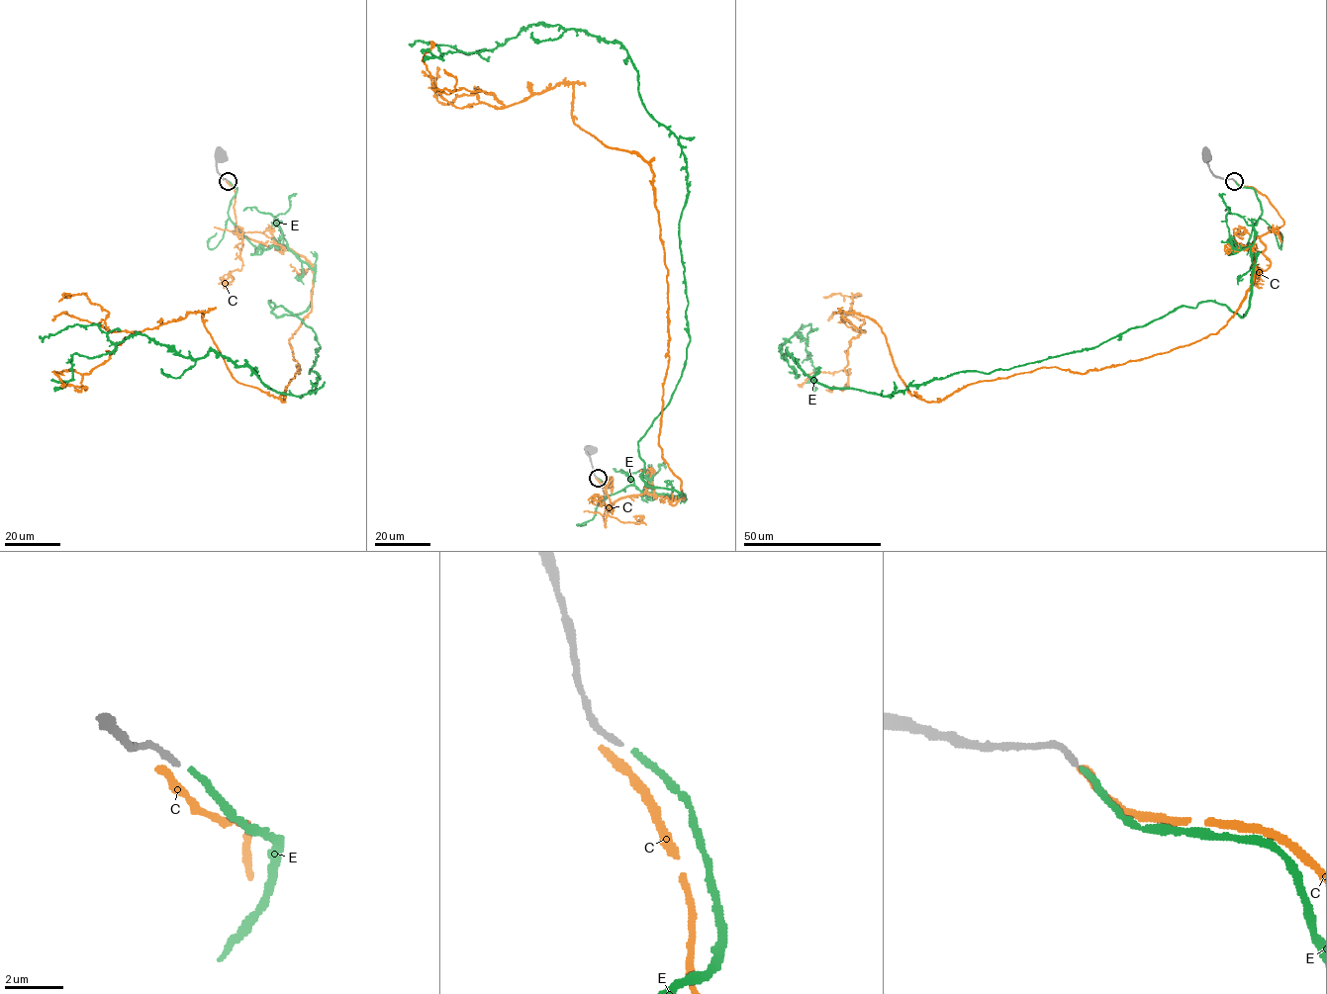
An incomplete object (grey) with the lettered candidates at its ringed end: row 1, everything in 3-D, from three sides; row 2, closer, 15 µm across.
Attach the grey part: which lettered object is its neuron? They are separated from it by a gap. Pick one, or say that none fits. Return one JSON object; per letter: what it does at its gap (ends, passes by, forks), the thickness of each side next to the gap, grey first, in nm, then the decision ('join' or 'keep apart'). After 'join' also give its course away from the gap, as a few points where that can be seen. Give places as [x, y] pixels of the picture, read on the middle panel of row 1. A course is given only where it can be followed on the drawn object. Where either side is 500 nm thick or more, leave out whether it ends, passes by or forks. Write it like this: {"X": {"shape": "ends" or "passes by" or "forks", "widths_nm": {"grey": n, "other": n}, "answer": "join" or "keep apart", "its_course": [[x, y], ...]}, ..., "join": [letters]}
{"C": {"shape": "ends", "widths_nm": {"grey": 200, "other": 360}, "answer": "keep apart"}, "E": {"shape": "ends", "widths_nm": {"grey": 200, "other": 220}, "answer": "join", "its_course": [[598, 478], [597, 504], [684, 496], [646, 485], [638, 444], [690, 340], [678, 138], [583, 30], [421, 50]]}, "join": ["E"]}

